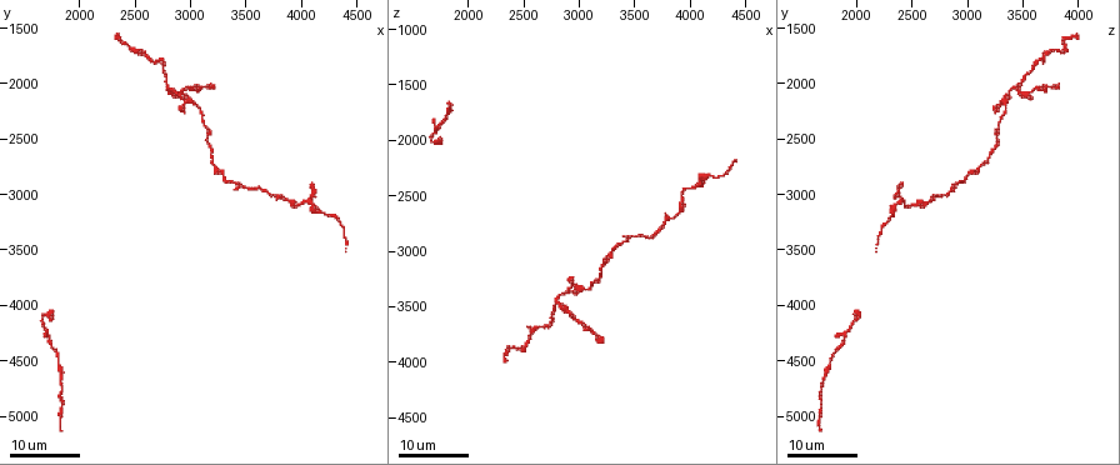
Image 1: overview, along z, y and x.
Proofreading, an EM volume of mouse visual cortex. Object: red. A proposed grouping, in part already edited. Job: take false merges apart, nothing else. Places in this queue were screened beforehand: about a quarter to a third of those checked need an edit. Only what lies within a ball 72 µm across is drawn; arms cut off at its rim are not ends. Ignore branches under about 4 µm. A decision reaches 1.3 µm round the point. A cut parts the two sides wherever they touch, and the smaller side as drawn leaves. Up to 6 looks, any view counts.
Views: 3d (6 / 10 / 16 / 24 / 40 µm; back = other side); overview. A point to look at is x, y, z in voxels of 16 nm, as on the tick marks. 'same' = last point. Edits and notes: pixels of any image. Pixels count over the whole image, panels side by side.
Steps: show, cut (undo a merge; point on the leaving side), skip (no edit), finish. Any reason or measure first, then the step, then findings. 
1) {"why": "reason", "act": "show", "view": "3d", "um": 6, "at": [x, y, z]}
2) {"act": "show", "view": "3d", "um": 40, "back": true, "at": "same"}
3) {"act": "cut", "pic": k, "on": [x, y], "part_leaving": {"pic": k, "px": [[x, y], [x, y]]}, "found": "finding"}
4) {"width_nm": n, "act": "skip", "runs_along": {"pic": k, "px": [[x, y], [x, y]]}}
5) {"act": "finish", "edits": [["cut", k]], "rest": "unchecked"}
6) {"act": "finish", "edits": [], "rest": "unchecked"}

{"why": "calibre changes", "act": "show", "view": "3d", "um": 16, "at": [1700, 4100, 1980]}

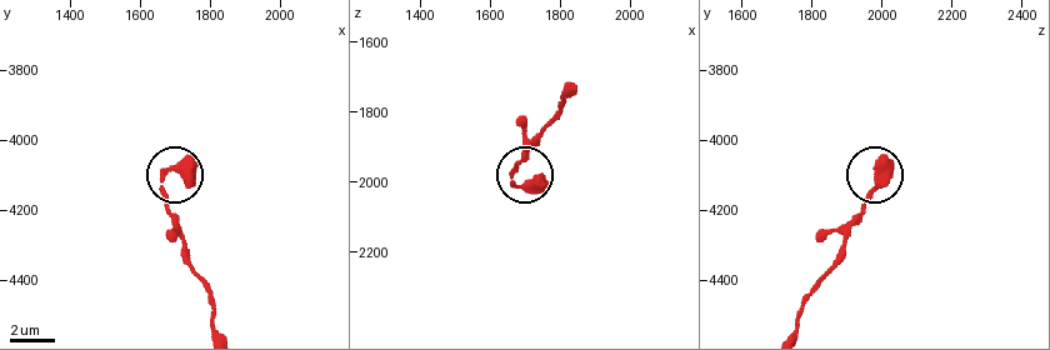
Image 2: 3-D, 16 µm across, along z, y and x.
{"act": "show", "view": "3d", "um": 10, "at": [1680, 4090, 2010]}

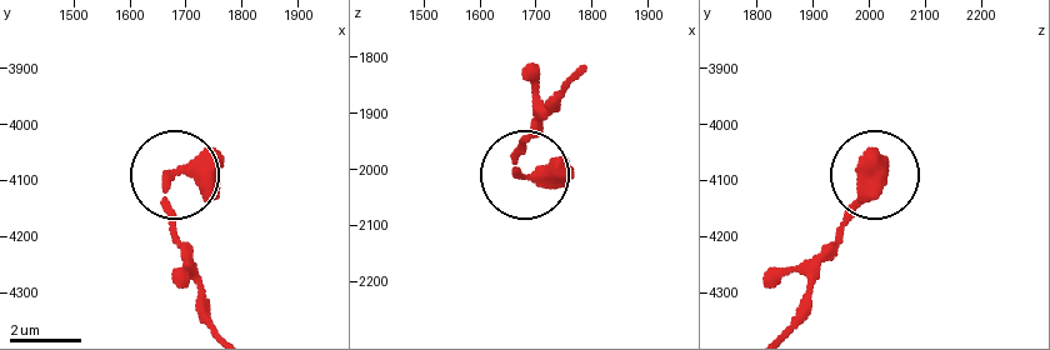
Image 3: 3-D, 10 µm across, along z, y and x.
{"act": "skip", "found": "one cell here"}

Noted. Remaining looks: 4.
{"why": "sudden change in width", "act": "show", "view": "3d", "um": 24, "at": [3880, 3040, 2660]}

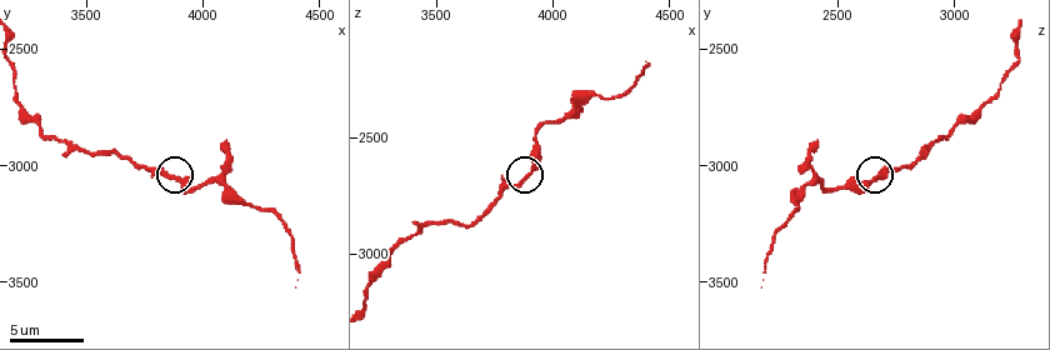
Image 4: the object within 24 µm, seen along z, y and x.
{"act": "show", "view": "3d", "um": 6, "at": [3890, 3060, 2660]}

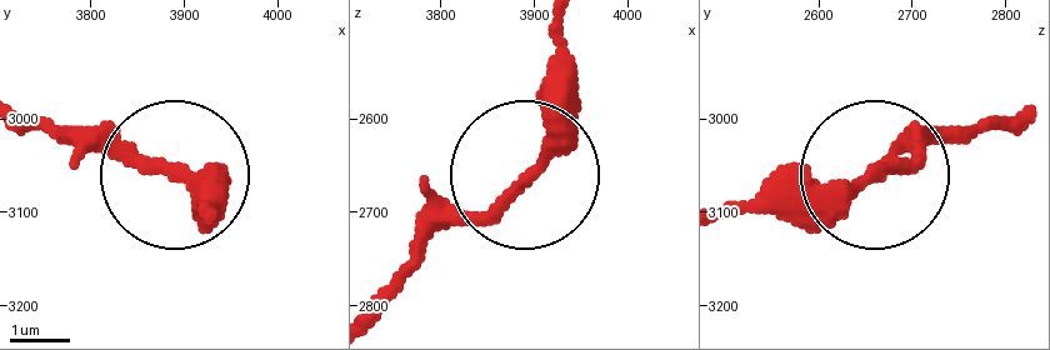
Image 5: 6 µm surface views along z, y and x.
{"width_nm": 230, "act": "skip", "runs_along": {"pic": 5, "px": [[993, 124], [948, 129], [828, 199], [729, 199]]}, "found": "continuous, no second cell"}

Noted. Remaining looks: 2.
{"act": "show", "view": "3d", "um": 10, "at": [4140, 3150, 2330]}

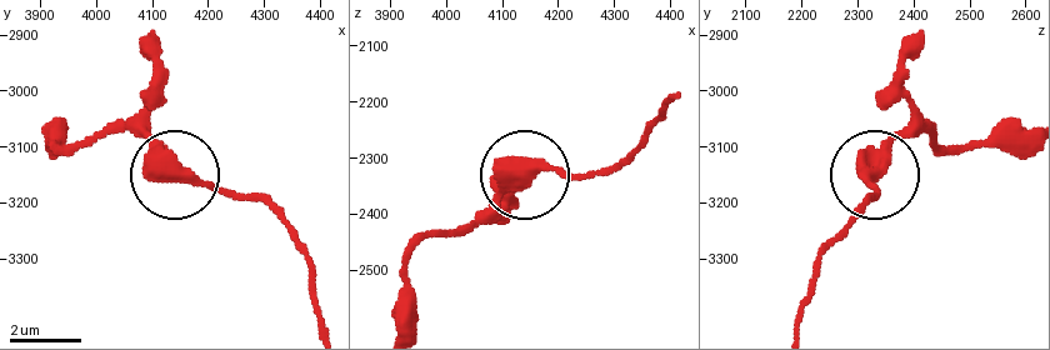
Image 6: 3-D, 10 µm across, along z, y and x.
{"act": "show", "view": "3d", "um": 10, "back": true, "at": [4150, 3150, 2330]}

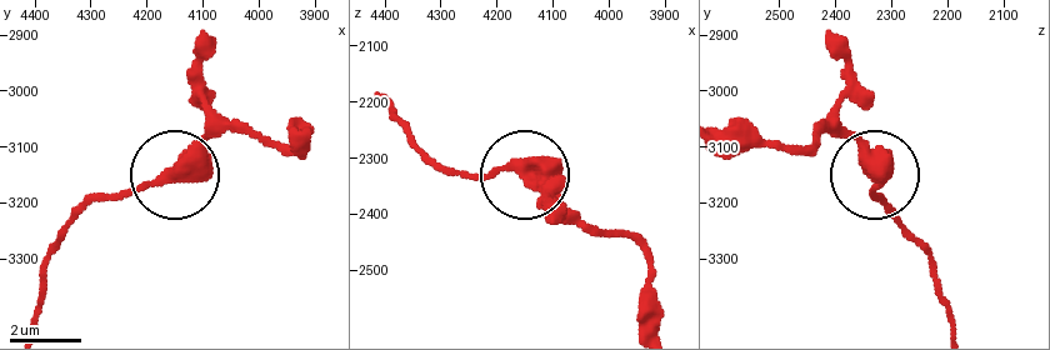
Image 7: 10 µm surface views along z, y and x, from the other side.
{"act": "skip", "runs_along": {"pic": 7, "px": [[661, 323], [634, 241], [599, 230], [526, 173], [440, 170]]}, "found": "all the same cell"}

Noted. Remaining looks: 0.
{"act": "finish", "edits": [], "rest": "unchecked"}

